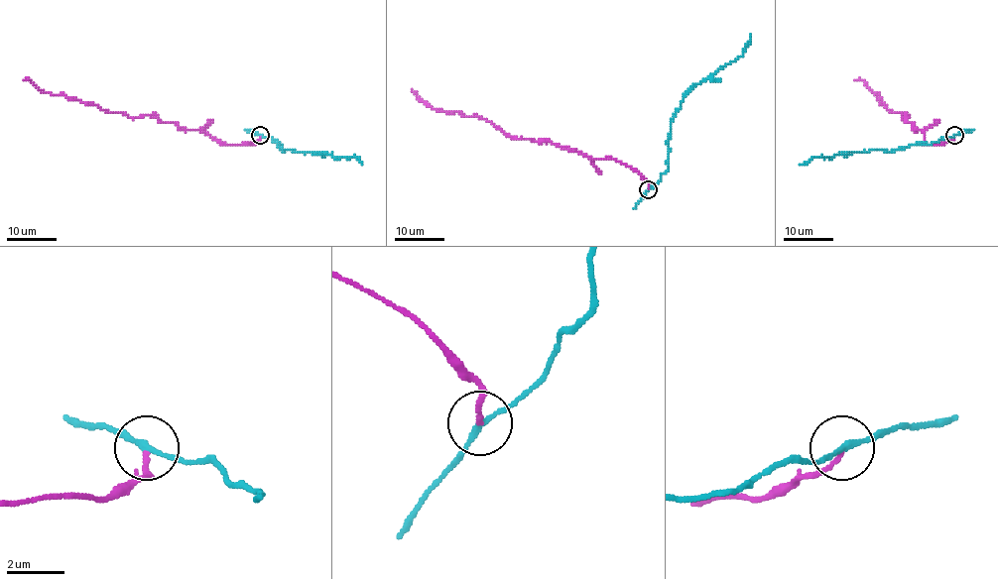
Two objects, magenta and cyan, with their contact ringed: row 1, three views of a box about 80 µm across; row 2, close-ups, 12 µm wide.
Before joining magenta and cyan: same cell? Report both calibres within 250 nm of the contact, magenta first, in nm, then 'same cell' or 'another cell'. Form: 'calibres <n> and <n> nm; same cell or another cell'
calibres 150 and 180 nm; another cell

